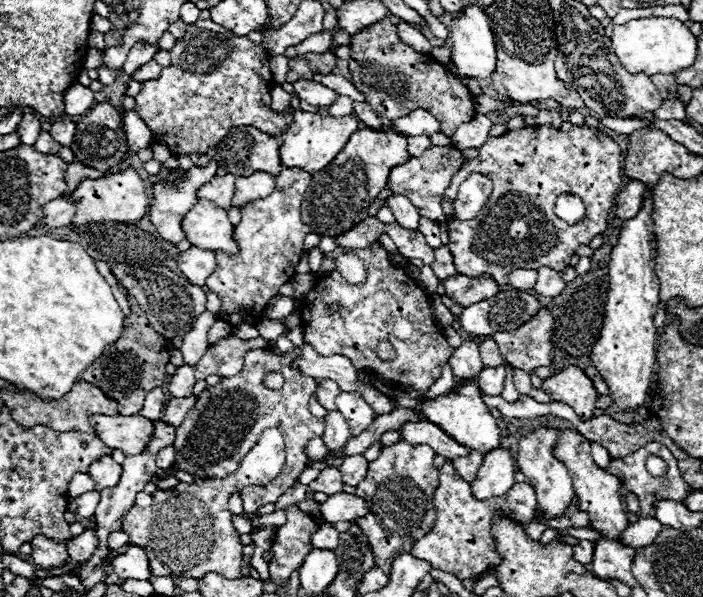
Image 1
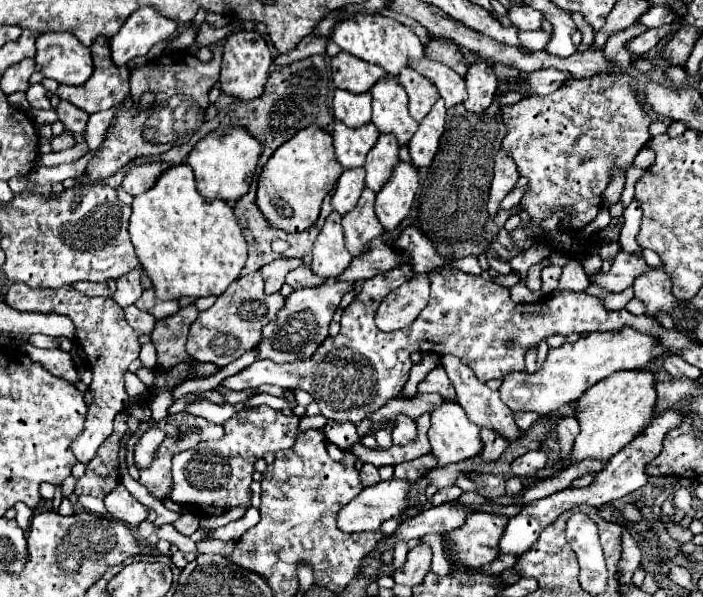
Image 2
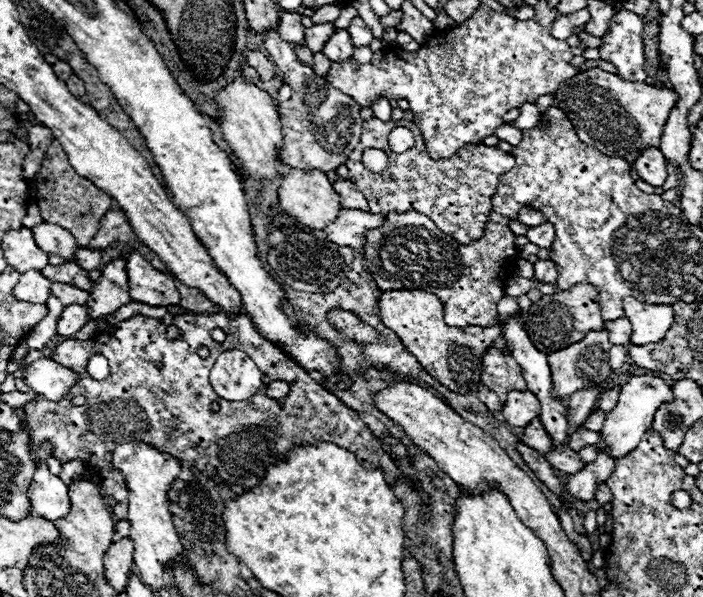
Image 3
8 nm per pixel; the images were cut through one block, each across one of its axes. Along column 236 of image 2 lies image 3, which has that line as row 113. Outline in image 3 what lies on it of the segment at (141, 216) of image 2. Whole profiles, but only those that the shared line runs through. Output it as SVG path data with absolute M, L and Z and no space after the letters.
M234 80L230 86L220 90L214 96L218 108L222 110L220 118L220 134L228 146L230 152L240 160L242 166L248 168L254 176L260 178L272 178L276 176L274 158L276 150L282 144L282 124L278 120L278 112L270 102L270 96L256 86L248 86L242 80Z

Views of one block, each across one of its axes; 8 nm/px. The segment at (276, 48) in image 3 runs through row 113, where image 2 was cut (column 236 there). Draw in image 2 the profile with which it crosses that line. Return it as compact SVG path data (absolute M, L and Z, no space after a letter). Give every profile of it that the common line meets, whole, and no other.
M252 272L234 280L224 294L218 296L216 304L198 314L194 324L190 326L186 350L192 358L202 362L214 362L216 366L226 366L238 360L244 352L252 350L260 342L260 330L276 316L276 312L284 306L284 298L280 292L264 294L264 282L260 272Z

